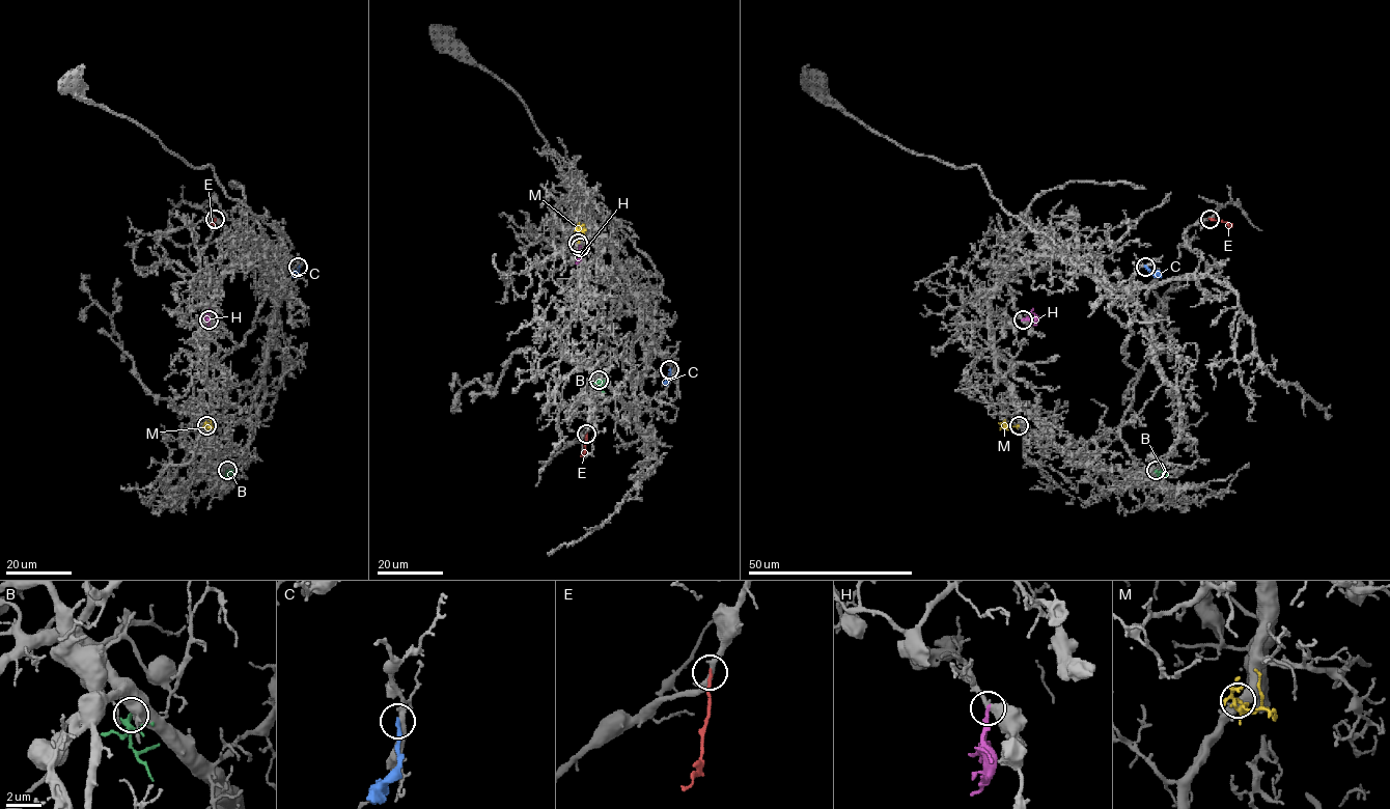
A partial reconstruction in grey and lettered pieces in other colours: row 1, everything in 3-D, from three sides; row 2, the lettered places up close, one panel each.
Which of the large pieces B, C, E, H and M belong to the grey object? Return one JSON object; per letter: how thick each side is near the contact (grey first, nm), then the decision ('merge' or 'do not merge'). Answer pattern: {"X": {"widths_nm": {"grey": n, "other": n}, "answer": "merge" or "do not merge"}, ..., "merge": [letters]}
{"B": {"widths_nm": {"grey": 480, "other": 190}, "answer": "do not merge"}, "C": {"widths_nm": {"grey": 280, "other": 260}, "answer": "do not merge"}, "E": {"widths_nm": {"grey": 280, "other": 180}, "answer": "do not merge"}, "H": {"widths_nm": {"grey": 400, "other": 260}, "answer": "do not merge"}, "M": {"widths_nm": {"grey": 380, "other": 200}, "answer": "merge"}, "merge": ["M"]}

